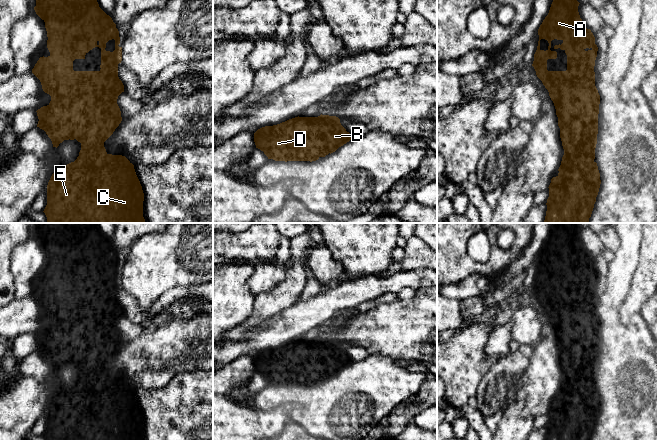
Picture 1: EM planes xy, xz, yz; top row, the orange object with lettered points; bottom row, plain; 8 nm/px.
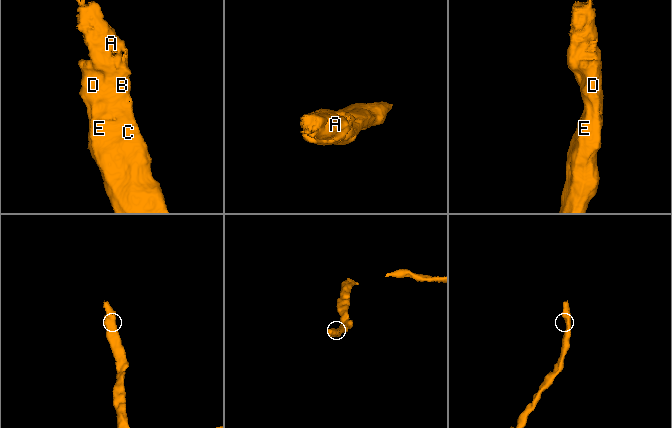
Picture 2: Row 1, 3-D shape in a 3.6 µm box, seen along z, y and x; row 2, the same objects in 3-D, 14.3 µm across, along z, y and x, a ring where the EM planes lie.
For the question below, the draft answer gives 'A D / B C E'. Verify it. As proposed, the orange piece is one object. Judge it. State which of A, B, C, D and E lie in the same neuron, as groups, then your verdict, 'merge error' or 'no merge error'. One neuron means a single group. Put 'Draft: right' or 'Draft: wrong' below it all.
A B C D E | no merge error
Draft: wrong

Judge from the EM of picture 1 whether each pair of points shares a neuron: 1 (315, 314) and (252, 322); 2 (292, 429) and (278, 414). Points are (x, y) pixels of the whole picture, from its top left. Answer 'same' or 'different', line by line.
1: different
2: different

